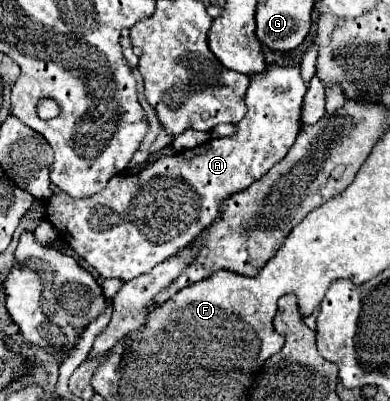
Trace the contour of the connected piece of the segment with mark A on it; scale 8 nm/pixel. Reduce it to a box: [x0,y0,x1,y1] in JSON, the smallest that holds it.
[45,64,307,282]

